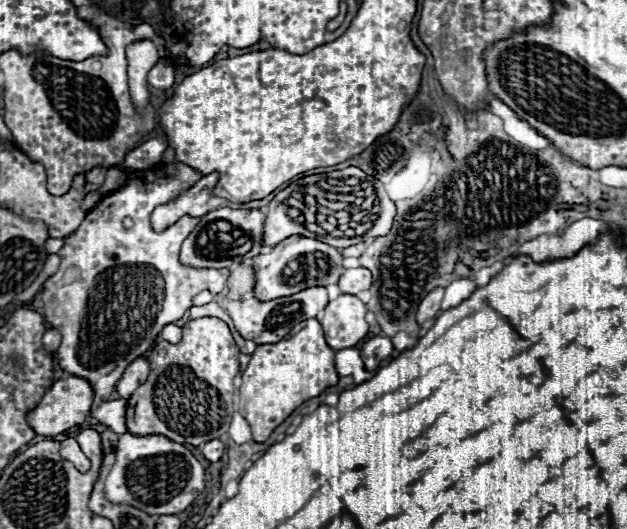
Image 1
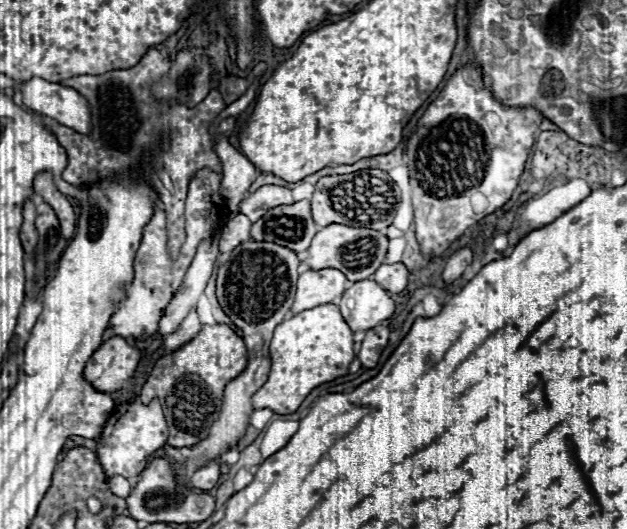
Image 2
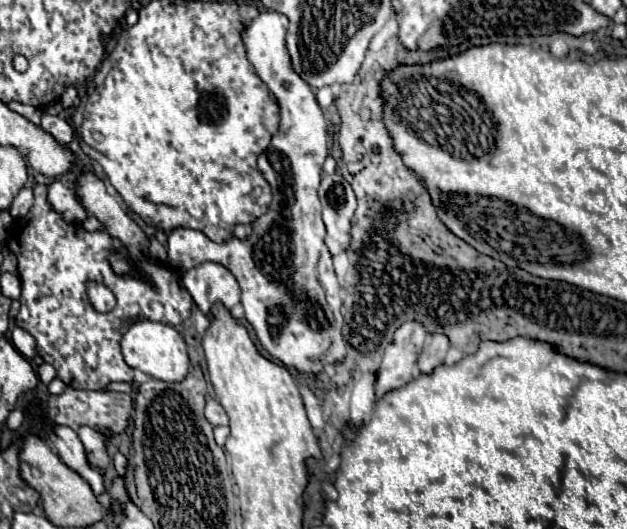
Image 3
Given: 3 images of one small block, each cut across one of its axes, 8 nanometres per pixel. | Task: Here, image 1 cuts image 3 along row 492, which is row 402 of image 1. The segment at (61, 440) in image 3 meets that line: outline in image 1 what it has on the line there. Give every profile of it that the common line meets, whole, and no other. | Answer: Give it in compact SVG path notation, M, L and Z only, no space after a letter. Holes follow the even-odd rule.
M176 162L174 164L174 174L158 176L156 168L146 168L146 170L136 170L130 174L128 182L118 190L108 196L104 196L84 218L80 228L72 232L70 236L64 238L64 248L58 252L60 256L60 268L54 276L50 276L44 282L44 292L42 292L42 302L44 302L44 318L50 324L50 328L56 328L62 334L62 344L58 348L58 364L62 366L64 372L72 376L82 376L86 378L96 396L94 396L94 408L98 408L100 402L108 400L110 392L114 390L116 382L128 368L128 364L146 354L164 324L178 322L190 308L192 308L192 298L198 296L202 290L210 290L212 294L218 294L224 290L226 280L230 270L228 268L192 268L184 266L180 262L180 246L182 242L192 234L192 230L198 226L200 218L194 216L184 216L176 224L164 228L162 232L156 232L150 226L150 214L154 212L156 206L174 202L180 194L184 194L188 188L192 188L204 174ZM130 218L132 226L124 228L124 220ZM114 266L128 266L128 268L114 268ZM150 266L150 268L144 268ZM150 340L150 342L146 342ZM122 342L122 344L120 344Z

